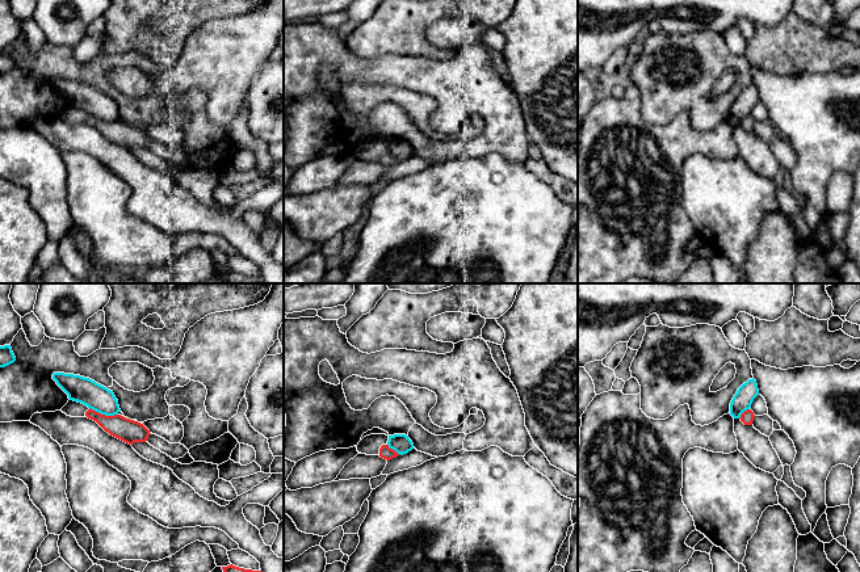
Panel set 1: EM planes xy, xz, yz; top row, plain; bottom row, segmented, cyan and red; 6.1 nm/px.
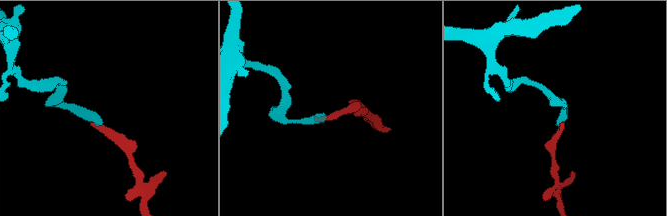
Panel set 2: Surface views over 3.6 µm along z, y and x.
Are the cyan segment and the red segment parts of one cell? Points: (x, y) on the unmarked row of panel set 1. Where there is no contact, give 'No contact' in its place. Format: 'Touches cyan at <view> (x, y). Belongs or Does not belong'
Touches cyan at xy (104, 120). Does not belong

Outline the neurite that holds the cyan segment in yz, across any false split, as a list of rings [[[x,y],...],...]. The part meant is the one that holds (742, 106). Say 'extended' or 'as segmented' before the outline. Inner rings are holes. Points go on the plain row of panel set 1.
as segmented | [[[748,85],[743,89],[730,109],[730,121],[739,125],[741,121],[751,114],[754,105],[759,101],[756,87]]]

